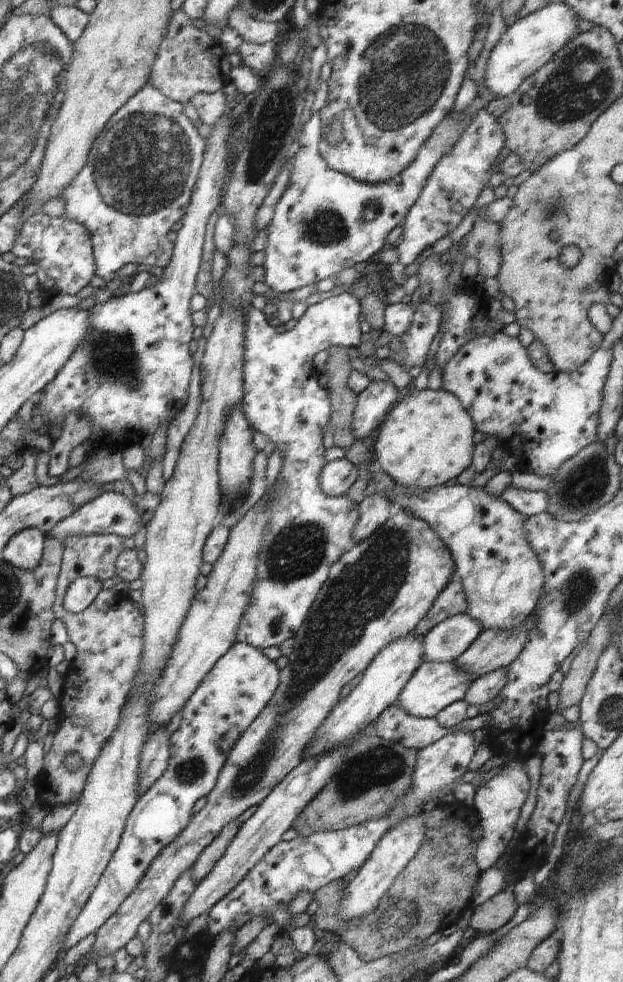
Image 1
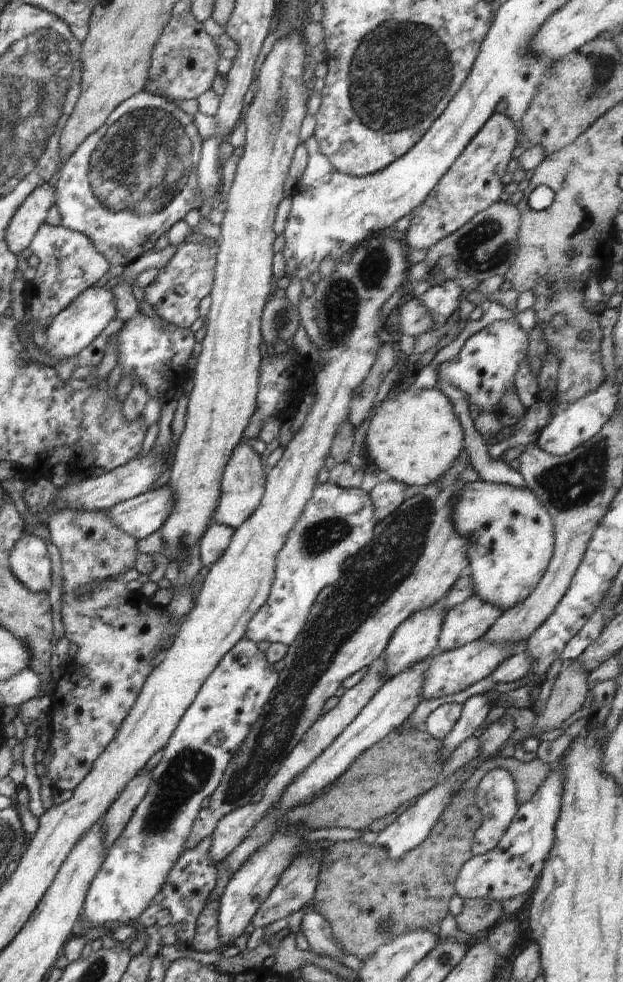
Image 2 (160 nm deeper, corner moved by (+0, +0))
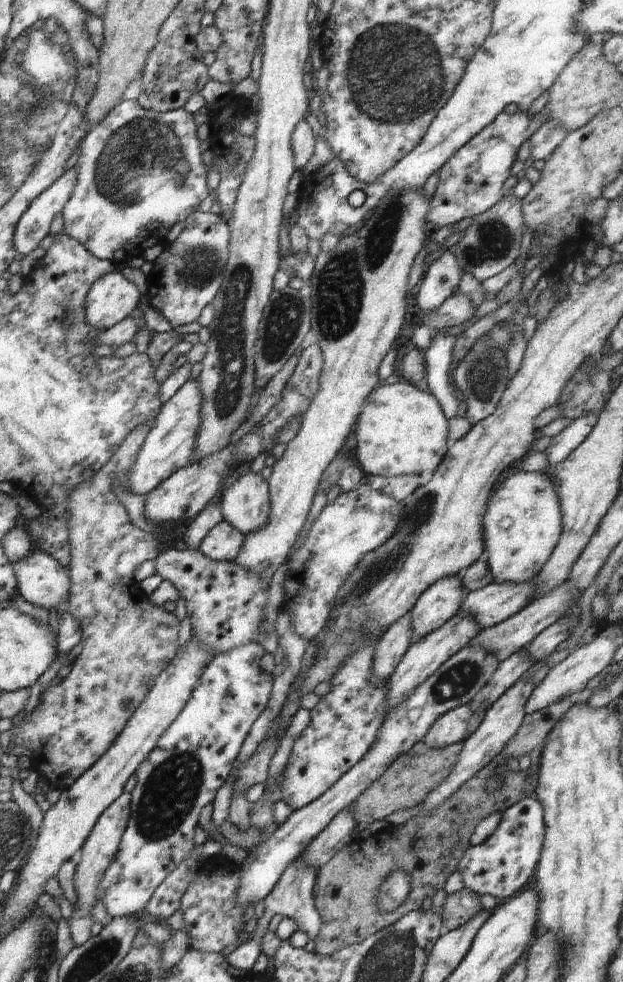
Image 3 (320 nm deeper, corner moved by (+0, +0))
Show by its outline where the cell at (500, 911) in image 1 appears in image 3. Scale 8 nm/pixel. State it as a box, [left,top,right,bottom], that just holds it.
[440,887,484,932]

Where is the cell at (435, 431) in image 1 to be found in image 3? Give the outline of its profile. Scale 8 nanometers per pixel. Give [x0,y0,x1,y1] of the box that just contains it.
[351,379,449,477]

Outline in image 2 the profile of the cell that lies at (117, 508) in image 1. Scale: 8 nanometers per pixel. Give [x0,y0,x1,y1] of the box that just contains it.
[107,481,174,540]

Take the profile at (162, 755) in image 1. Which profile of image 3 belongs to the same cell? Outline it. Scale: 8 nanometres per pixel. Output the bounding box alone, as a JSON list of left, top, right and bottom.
[69,792,130,946]

